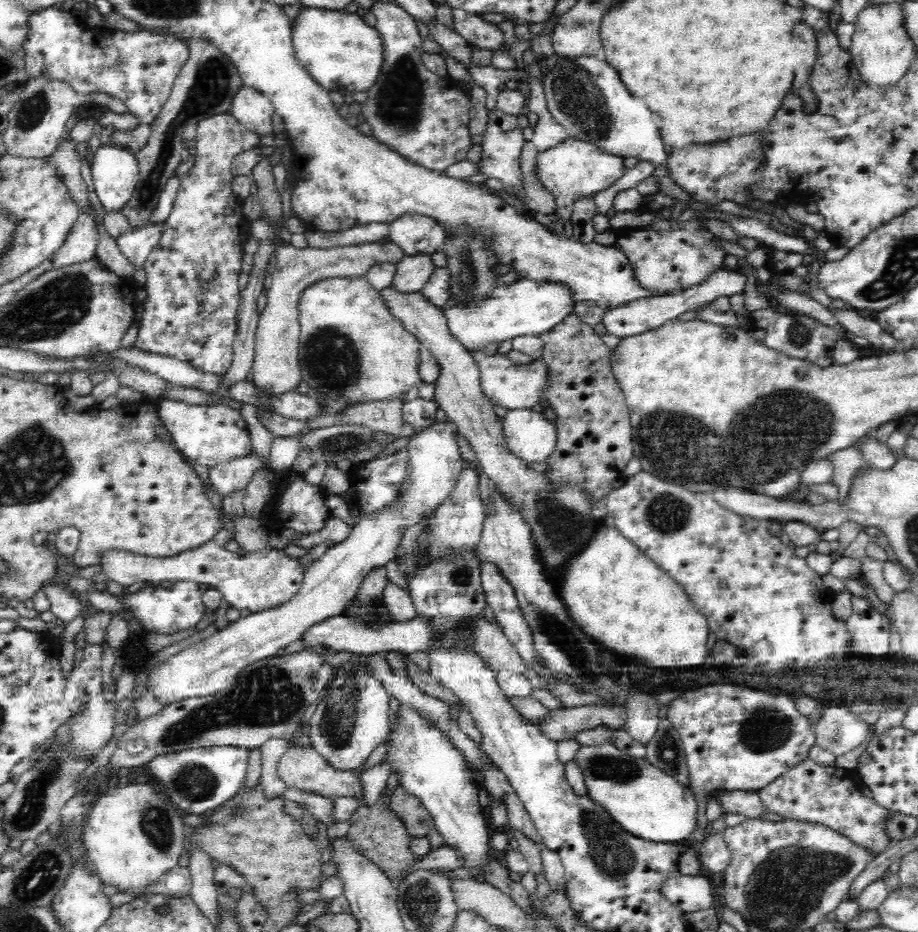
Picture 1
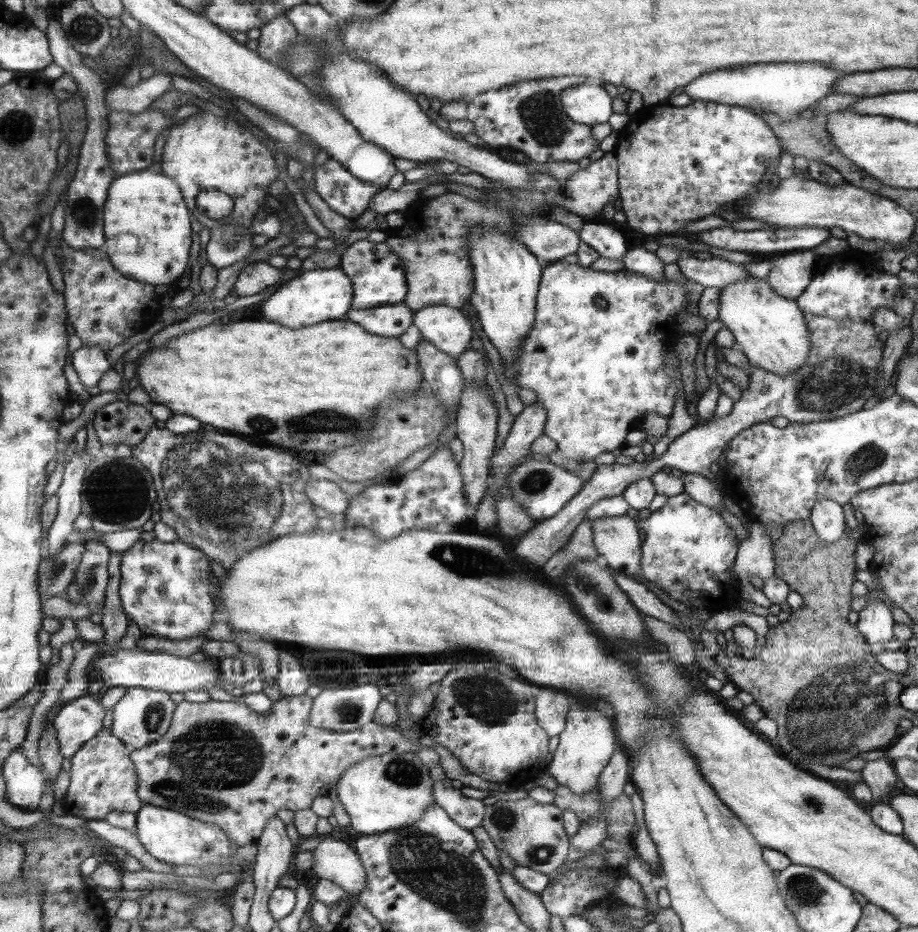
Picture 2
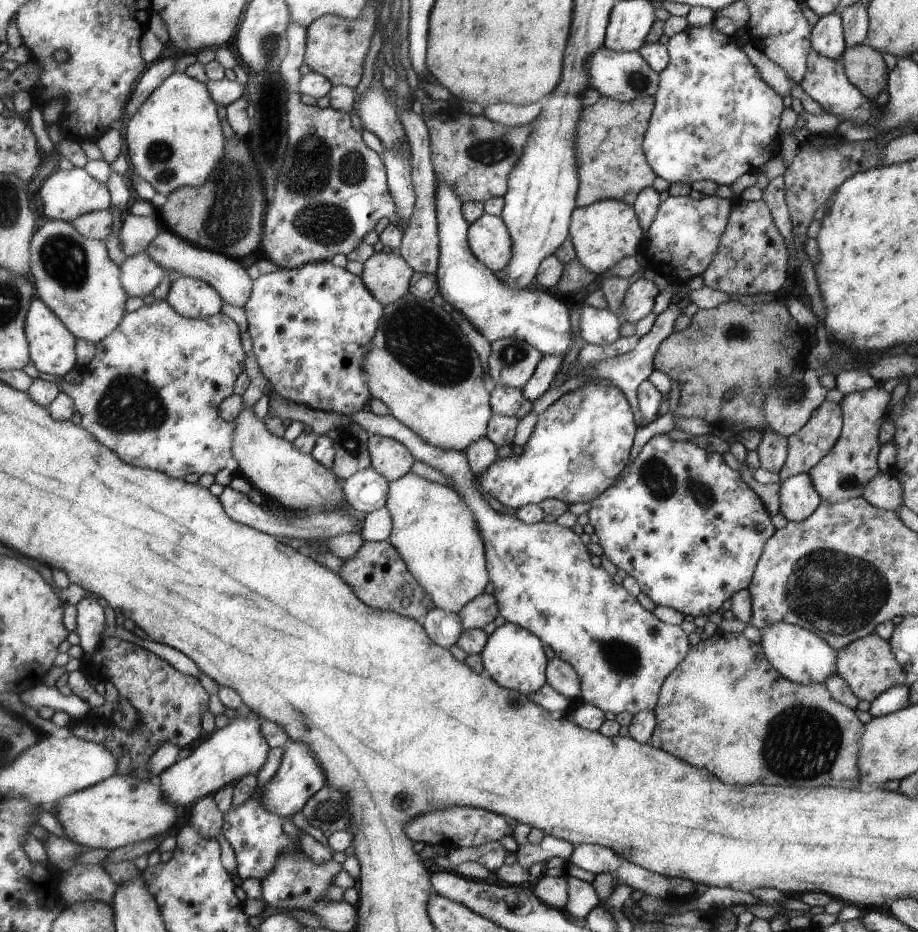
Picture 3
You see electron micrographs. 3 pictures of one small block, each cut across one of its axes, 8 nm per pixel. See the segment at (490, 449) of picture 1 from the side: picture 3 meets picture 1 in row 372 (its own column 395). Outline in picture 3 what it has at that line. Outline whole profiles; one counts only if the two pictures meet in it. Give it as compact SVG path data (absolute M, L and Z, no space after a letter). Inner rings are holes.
M370 435L368 447L371 468L386 476L389 482L405 476L415 462L413 454L406 445L389 437Z

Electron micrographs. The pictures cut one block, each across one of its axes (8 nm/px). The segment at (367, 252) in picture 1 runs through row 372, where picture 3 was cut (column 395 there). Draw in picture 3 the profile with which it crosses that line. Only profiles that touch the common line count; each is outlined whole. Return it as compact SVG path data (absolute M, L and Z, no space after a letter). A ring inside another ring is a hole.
M397 251L376 252L364 263L362 279L383 306L409 292L413 271Z

